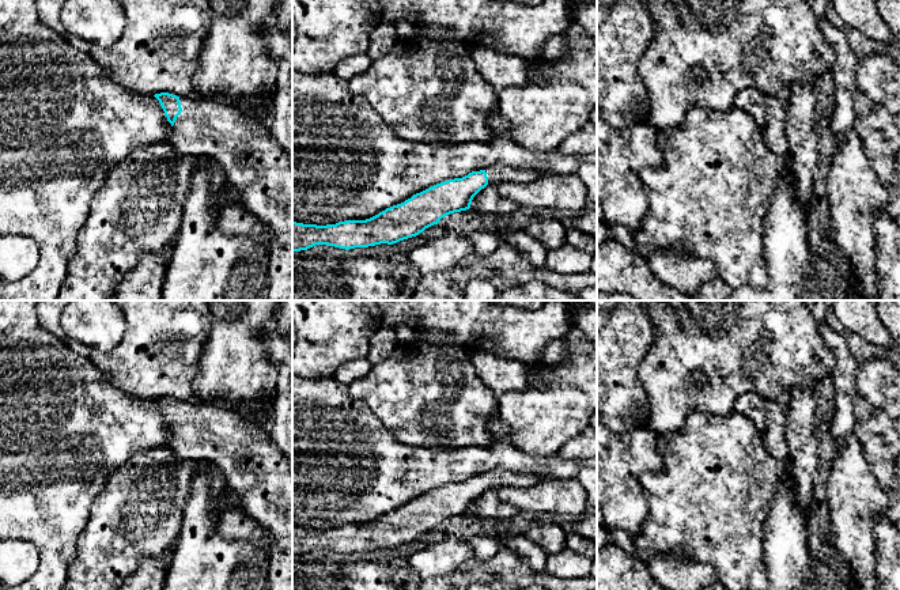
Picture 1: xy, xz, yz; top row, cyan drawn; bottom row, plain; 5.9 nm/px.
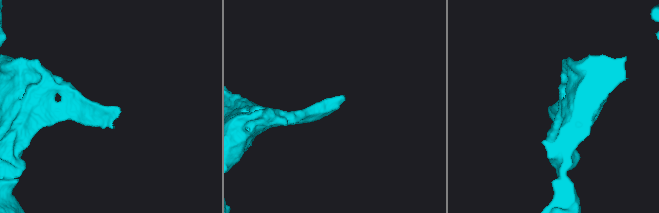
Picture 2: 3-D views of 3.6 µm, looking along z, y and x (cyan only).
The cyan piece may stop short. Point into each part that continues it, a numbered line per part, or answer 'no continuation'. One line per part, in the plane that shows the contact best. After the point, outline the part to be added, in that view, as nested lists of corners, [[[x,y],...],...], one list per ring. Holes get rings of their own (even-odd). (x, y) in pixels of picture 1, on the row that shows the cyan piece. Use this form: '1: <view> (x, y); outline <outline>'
1: xy (256, 165); outline [[[179,98],[182,111],[166,136],[178,154],[213,158],[242,197],[243,205],[273,232],[269,246],[269,298],[292,300],[292,163],[271,135],[269,124],[239,107],[212,99]]]

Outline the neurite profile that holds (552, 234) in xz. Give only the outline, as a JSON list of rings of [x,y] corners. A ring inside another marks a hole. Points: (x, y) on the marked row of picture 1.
[[[542,220],[529,224],[523,231],[542,243],[548,251],[556,250],[567,243],[567,227],[557,220]]]

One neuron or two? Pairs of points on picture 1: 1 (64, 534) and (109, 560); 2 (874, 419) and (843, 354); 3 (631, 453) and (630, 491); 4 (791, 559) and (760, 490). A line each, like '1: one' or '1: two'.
1: two
2: one
3: one
4: two

